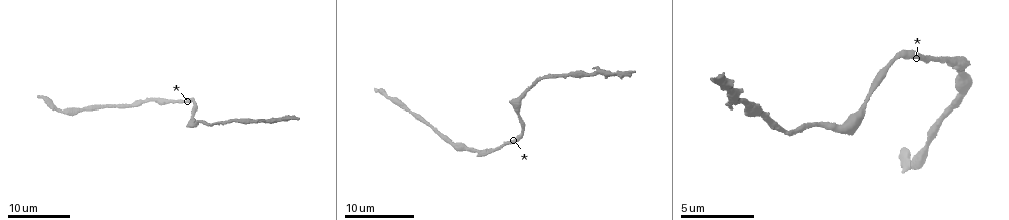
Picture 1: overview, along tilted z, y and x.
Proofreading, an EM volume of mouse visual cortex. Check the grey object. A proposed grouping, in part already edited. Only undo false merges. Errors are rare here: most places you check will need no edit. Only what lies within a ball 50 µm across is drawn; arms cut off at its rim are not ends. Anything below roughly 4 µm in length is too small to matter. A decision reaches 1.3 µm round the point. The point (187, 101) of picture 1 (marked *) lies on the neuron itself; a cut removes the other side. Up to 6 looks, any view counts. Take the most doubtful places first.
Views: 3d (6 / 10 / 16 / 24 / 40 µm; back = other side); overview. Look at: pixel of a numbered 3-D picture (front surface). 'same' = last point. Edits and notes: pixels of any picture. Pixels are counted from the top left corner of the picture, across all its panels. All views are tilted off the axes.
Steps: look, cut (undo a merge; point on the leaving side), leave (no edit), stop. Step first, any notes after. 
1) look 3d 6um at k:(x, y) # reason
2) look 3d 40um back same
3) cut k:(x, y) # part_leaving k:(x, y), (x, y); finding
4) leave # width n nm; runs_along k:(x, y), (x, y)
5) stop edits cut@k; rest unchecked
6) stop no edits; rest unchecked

look 3d 24um at 1:(521, 96) # thick turns thin

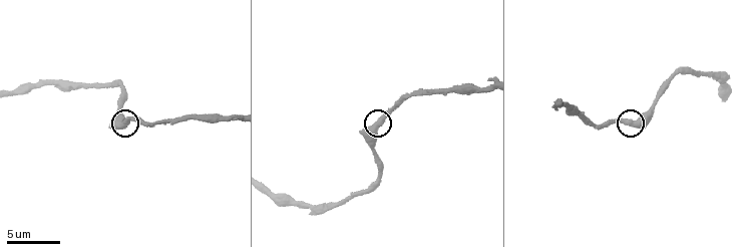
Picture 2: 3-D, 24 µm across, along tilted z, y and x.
look 3d 10um at 2:(377, 124) # closer look

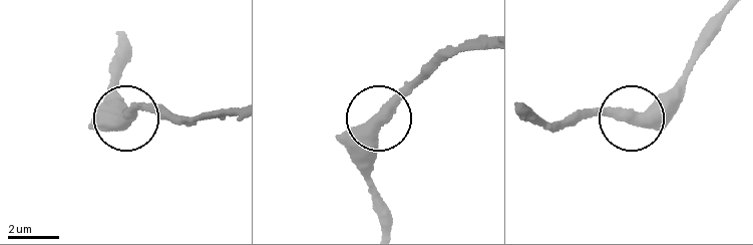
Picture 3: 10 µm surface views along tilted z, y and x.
leave # one neuron here

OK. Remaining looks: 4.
look 3d 10um at 2:(474, 89) # sudden change in width

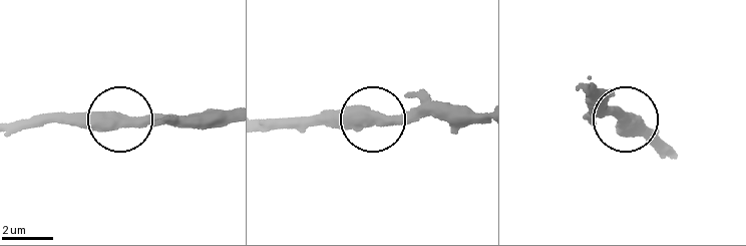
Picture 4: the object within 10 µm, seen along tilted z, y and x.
leave # runs_along 4:(14, 129), (200, 113); continuous, no second neuron

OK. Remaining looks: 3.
look 3d 6um at 2:(178, 119) # sudden change in width

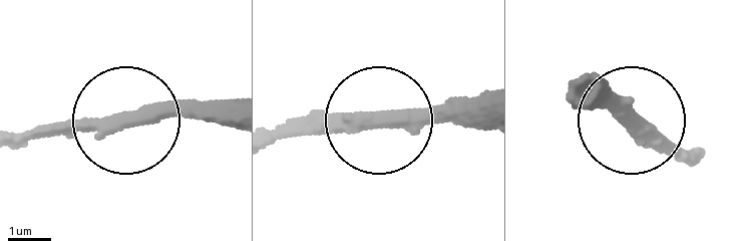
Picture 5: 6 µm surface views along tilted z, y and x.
leave # runs_along 5:(271, 140), (476, 104); all the same neuron

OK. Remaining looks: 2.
stop no edits; rest unchecked

